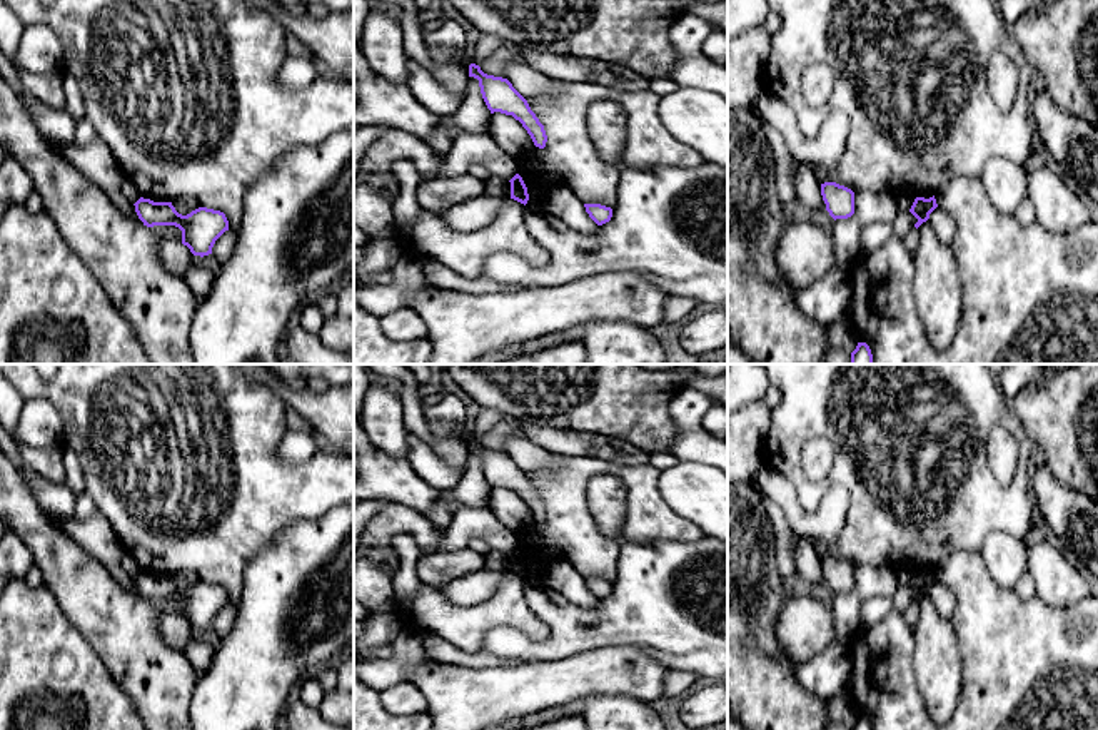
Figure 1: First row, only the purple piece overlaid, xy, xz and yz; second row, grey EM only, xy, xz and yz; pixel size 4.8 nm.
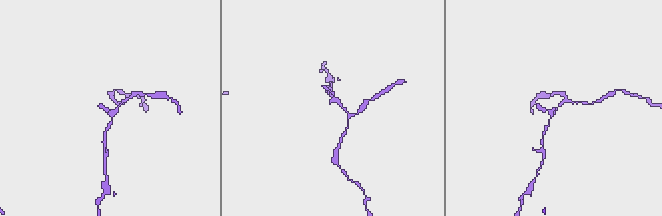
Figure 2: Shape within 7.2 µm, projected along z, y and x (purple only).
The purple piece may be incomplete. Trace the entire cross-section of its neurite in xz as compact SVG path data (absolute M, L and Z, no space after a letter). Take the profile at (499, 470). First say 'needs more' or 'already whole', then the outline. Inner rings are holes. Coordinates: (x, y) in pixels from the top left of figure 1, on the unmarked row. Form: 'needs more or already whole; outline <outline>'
already whole; outline M469 439L469 451L479 454L482 473L491 484L512 489L522 498L536 521L544 523L547 509L544 499L531 484L527 474L512 461L507 453L487 449L479 439Z

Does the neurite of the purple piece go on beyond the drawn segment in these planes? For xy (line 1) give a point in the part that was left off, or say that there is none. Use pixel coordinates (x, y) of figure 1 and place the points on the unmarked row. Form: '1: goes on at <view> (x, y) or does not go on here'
1: does not go on here

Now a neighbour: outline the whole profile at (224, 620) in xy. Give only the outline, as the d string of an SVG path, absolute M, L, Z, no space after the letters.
M225 605L214 618L212 630L217 633L219 640L224 638L235 621L235 605Z

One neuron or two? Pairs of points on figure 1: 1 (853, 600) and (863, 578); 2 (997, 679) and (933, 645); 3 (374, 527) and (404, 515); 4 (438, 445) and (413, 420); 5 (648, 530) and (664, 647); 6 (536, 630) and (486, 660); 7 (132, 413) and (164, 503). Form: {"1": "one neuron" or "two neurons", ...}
{"1": "one neuron", "2": "two neurons", "3": "one neuron", "4": "one neuron", "5": "two neurons", "6": "two neurons", "7": "one neuron"}

